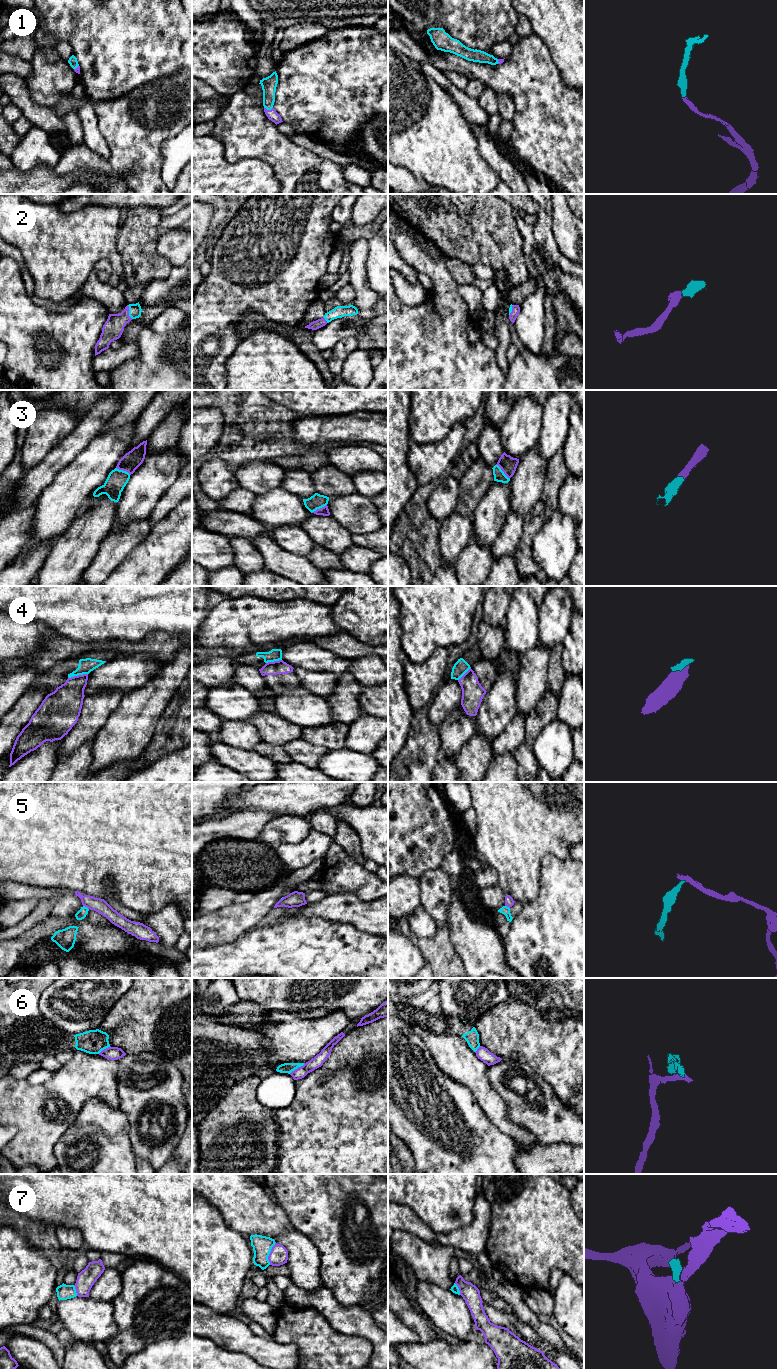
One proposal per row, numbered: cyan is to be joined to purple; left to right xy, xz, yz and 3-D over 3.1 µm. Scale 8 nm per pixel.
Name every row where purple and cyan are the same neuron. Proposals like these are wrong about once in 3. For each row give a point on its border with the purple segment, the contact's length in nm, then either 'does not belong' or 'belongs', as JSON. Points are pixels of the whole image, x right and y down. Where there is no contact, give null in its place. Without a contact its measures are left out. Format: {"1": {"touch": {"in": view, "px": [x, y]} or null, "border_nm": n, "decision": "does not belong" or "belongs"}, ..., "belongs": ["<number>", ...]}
{"1": {"touch": {"in": "xz", "px": [268, 110]}, "border_nm": 70, "decision": "belongs"}, "2": {"touch": {"in": "xy", "px": [128, 312]}, "border_nm": 120, "decision": "belongs"}, "3": {"touch": {"in": "yz", "px": [502, 470]}, "border_nm": 160, "decision": "belongs"}, "4": {"touch": {"in": "xy", "px": [78, 675]}, "border_nm": 170, "decision": "does not belong"}, "5": {"touch": {"in": "xy", "px": [86, 906]}, "border_nm": 60, "decision": "does not belong"}, "6": {"touch": {"in": "xz", "px": [297, 1068]}, "border_nm": 150, "decision": "does not belong"}, "7": {"touch": {"in": "xz", "px": [270, 1253]}, "border_nm": 190, "decision": "does not belong"}, "belongs": ["1", "2", "3"]}

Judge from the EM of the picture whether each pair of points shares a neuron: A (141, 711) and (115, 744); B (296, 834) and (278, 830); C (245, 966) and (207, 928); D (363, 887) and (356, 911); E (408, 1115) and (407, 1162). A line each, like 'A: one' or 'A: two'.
A: one
B: one
C: two
D: two
E: two

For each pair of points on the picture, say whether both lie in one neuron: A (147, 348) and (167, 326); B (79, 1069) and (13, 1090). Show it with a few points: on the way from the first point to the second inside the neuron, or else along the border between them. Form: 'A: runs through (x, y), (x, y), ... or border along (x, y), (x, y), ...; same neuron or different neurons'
A: border along (181, 322), (164, 333), (156, 333), (149, 326); different neurons
B: runs through (63, 1085), (56, 1092), (29, 1092); same neuron

